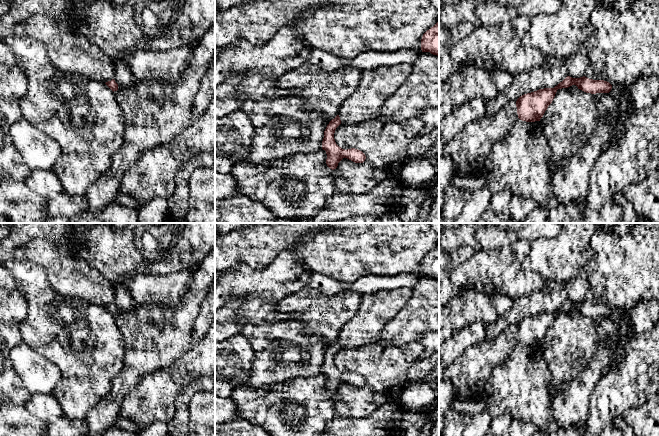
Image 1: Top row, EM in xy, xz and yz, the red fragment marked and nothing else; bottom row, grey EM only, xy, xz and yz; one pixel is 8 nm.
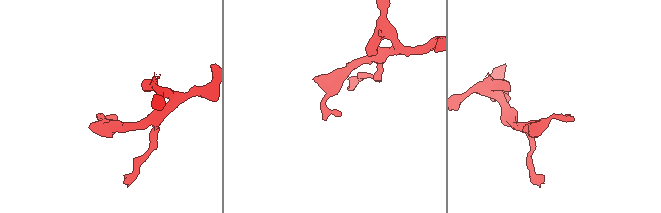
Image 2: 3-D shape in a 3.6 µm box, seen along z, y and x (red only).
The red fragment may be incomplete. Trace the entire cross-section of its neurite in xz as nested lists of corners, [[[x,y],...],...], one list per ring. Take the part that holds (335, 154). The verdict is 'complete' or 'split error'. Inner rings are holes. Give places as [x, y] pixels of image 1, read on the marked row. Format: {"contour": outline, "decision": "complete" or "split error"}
{"contour": [[[337,115],[327,125],[322,141],[322,149],[325,150],[327,154],[326,164],[332,170],[337,168],[338,163],[343,158],[347,158],[355,163],[363,163],[366,159],[366,156],[362,151],[355,148],[345,150],[336,144],[334,133],[340,124],[341,120],[339,115]]], "decision": "complete"}

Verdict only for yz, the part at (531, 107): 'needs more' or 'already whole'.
already whole

